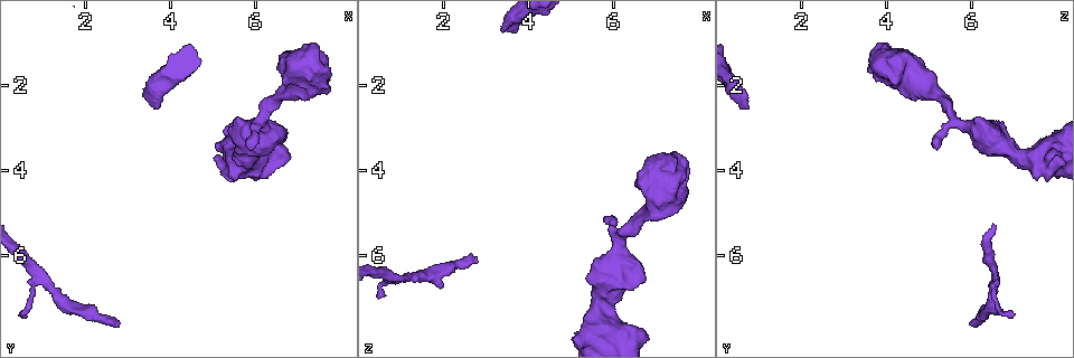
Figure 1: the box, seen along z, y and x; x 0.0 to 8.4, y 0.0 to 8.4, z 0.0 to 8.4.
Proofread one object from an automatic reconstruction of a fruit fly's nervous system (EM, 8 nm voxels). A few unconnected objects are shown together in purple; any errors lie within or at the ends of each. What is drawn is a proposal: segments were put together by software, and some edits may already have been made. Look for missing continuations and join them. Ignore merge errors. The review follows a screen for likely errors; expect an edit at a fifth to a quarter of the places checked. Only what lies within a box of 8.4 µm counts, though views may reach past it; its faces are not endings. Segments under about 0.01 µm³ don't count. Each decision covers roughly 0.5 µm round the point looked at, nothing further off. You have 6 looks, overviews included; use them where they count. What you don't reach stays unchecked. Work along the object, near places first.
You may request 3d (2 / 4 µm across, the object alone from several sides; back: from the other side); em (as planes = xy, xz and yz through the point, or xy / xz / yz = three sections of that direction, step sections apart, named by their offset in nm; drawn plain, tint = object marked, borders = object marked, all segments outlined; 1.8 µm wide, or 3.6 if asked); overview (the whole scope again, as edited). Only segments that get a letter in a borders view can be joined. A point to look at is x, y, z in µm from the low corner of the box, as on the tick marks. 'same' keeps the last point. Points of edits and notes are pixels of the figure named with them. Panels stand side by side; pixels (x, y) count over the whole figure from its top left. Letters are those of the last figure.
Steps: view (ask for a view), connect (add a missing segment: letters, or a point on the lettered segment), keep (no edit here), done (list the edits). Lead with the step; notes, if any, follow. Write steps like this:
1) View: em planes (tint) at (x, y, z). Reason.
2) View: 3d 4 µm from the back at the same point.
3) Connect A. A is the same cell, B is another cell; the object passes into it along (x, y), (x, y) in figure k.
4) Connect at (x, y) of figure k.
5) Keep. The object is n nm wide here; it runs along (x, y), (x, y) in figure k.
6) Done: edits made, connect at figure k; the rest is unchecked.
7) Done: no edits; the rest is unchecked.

View: em planes (borders) at (3.55, 2.50, 0.75). An open end.

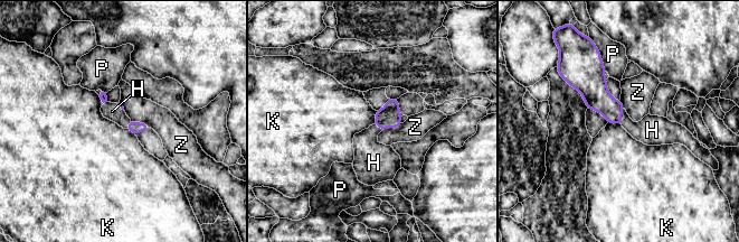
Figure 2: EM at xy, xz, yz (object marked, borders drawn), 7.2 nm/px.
Connect H. H is the same cell, K, P and Z are other cells; the neuron continues.

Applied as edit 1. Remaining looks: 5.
View: em planes (borders) at (5.85, 3.50, 5.20). An open end.

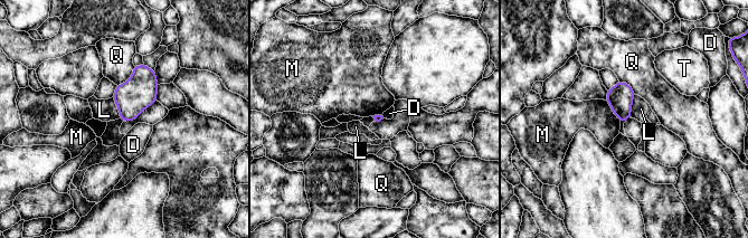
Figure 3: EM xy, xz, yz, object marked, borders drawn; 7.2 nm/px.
Keep. The longest contact is with Q, 190 nm; D, L, M, Q and T are other cells; a border runs along (634, 94), (630, 116) in figure 3; none of them fits.

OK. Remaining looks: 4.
View: 3d 2 µm at (2.80, 7.60, 6.15). Branch stops here.

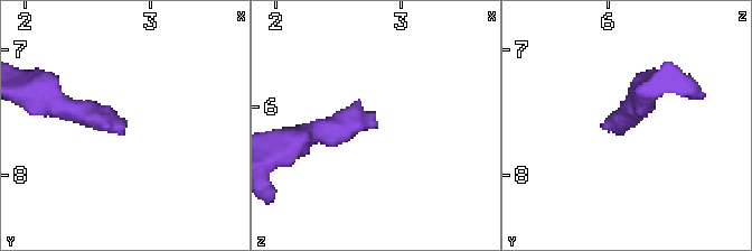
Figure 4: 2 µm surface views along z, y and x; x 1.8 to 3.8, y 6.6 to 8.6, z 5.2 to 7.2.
View: em planes (plain) at (2.80, 7.66, 6.12). Now the EM.

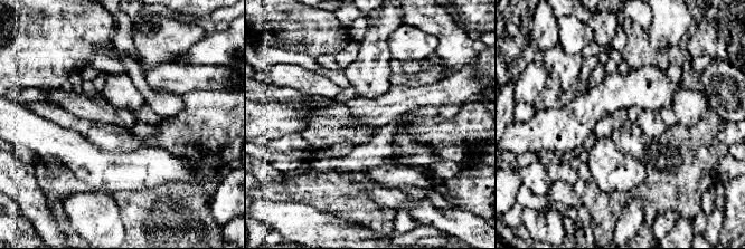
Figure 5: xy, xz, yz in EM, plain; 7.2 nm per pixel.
View: em planes (borders) at the same point.

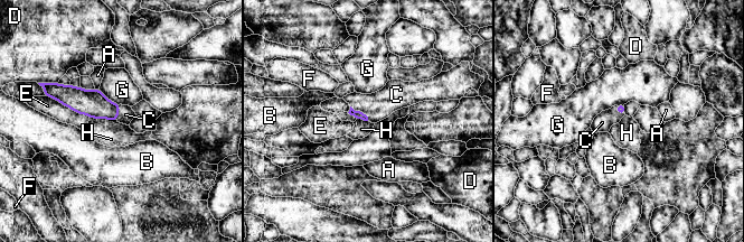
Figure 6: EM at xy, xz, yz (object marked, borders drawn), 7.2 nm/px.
Connect C. C is the same cell, A, B, D, E, F, G and H are other cells; the neuron continues.

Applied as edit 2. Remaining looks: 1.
Done: edits made, connect at figure 2, connect at figure 6; the rest is unchecked.

